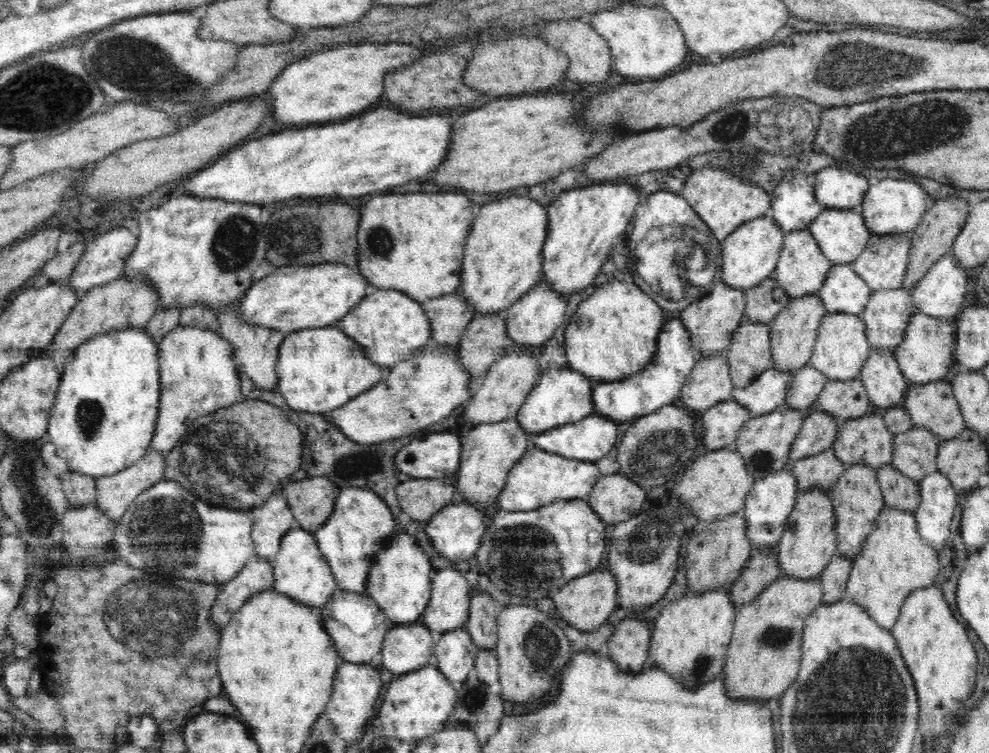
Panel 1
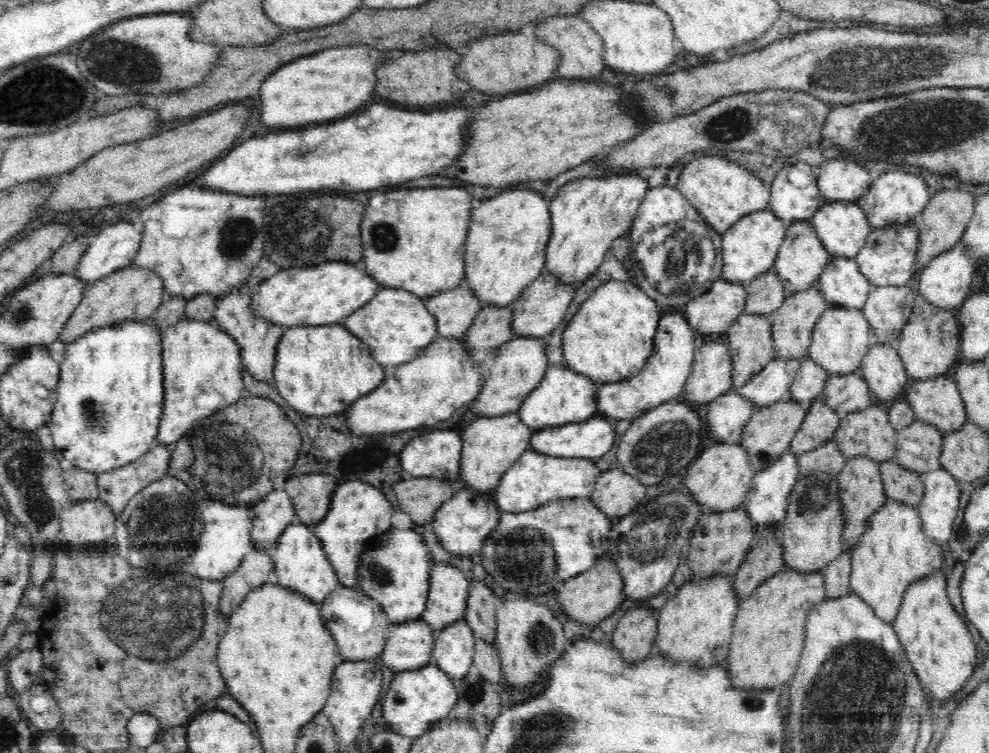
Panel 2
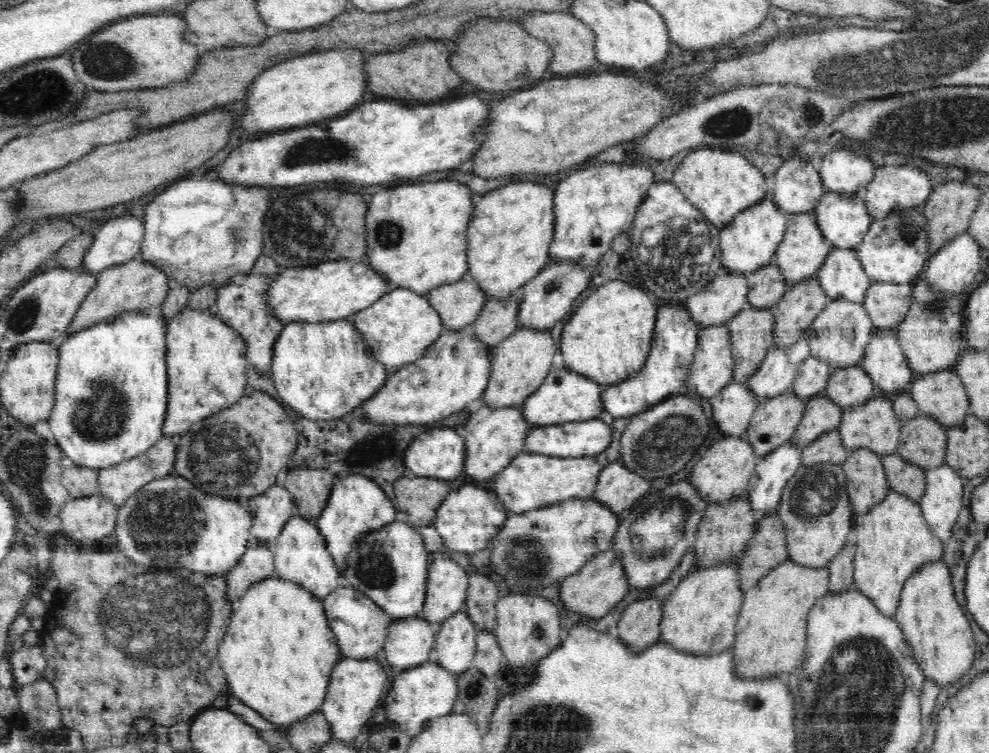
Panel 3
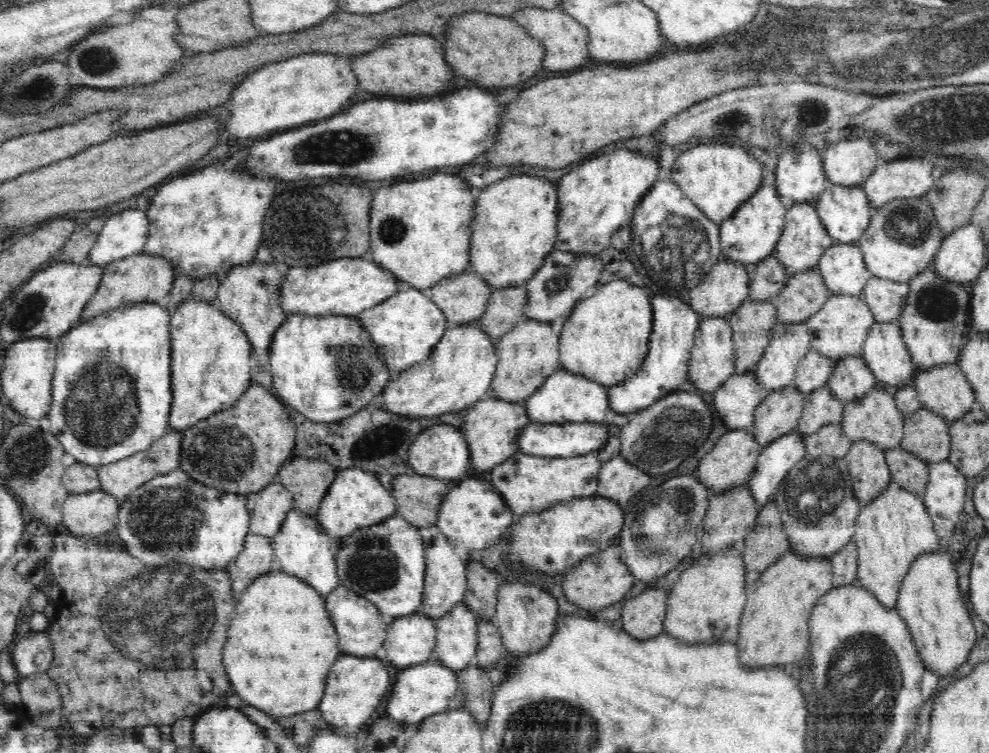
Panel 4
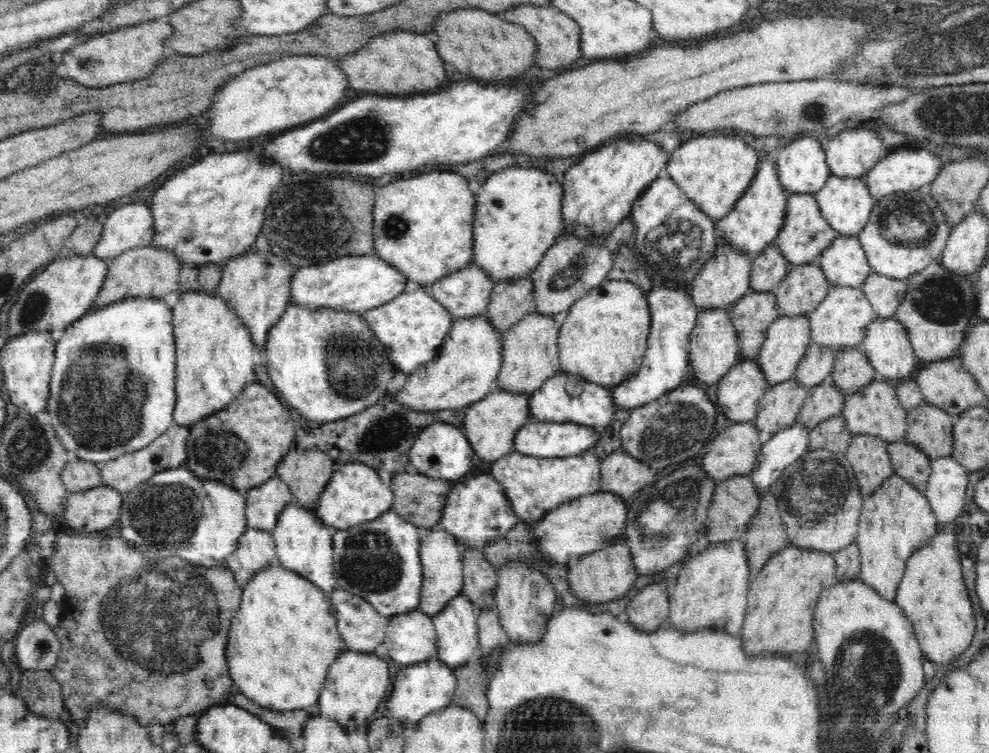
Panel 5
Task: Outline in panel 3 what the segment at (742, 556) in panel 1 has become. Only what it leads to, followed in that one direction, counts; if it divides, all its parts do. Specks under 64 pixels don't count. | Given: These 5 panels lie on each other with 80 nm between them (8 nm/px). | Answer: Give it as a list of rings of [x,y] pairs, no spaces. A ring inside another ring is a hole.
[[[746,496],[724,503],[707,503],[706,512],[696,530],[693,544],[697,566],[711,567],[720,563],[738,562],[746,543],[755,533],[758,516]]]

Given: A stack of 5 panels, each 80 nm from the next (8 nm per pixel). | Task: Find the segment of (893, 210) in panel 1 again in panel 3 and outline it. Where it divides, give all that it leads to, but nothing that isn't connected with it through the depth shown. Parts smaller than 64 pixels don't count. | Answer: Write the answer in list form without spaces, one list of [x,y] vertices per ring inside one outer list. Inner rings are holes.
[[[886,165],[875,170],[875,175],[863,188],[861,195],[867,212],[874,220],[885,217],[892,209],[923,206],[932,188],[931,180],[924,170],[912,166]]]

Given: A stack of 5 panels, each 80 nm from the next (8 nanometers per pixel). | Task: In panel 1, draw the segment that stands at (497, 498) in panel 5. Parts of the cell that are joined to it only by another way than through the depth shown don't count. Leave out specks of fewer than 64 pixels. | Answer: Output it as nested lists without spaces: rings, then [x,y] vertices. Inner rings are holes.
[[[455,501],[431,516],[425,532],[437,552],[458,566],[456,560],[468,560],[478,552],[484,532],[486,532],[486,528],[489,528],[491,514],[492,512],[486,512],[480,507],[476,508],[462,501]]]

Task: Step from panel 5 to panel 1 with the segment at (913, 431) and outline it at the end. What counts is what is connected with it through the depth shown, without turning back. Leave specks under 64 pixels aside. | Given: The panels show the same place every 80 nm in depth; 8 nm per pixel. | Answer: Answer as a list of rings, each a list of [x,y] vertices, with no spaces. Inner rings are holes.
[[[912,428],[895,434],[891,465],[903,475],[919,481],[938,471],[936,458],[940,440],[926,428]]]

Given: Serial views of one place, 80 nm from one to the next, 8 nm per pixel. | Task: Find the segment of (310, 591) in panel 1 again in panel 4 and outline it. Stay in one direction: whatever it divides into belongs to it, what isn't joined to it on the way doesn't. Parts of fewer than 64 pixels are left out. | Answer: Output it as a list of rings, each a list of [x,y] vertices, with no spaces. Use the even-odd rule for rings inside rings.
[[[296,508],[286,515],[280,530],[271,538],[276,560],[282,571],[294,575],[310,586],[322,596],[330,594],[338,587],[337,566],[335,563],[334,541],[326,534],[324,527],[310,515],[306,515]]]

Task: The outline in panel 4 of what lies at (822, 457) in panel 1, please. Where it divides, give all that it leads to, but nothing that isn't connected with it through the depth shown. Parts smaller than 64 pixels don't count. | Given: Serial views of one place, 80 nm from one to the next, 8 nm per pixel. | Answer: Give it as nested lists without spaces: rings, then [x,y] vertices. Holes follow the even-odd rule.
[[[826,424],[817,432],[809,434],[804,439],[806,457],[828,456],[844,458],[851,447],[850,439],[844,435],[842,426],[838,424]]]

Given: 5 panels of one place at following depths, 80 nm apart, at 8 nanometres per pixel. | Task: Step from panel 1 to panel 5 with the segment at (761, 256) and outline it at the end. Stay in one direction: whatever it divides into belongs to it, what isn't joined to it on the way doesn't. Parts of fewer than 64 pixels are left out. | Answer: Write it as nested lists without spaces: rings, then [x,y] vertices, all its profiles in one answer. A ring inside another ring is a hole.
[[[761,154],[758,170],[746,192],[742,193],[734,208],[731,208],[724,218],[715,221],[717,236],[750,257],[759,255],[759,252],[762,252],[770,243],[774,243],[778,236],[786,218],[789,195],[780,183],[776,163],[771,156]]]

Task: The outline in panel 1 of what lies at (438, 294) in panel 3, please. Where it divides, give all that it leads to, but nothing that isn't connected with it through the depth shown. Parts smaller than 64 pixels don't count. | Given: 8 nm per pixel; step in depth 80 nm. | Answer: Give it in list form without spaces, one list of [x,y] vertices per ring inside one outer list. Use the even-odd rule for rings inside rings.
[[[459,291],[435,299],[426,299],[421,305],[430,320],[430,336],[438,345],[457,344],[476,315],[474,307]]]

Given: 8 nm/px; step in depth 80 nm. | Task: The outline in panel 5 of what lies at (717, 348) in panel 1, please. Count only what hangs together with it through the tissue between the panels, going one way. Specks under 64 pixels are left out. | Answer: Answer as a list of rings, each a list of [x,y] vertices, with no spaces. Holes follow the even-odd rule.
[[[717,238],[713,255],[704,263],[691,282],[690,297],[700,309],[729,308],[750,292],[751,257]]]

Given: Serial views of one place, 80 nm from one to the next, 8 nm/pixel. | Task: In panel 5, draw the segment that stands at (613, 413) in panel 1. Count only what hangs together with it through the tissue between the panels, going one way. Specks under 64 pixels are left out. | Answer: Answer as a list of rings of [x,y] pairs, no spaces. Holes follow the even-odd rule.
[[[654,286],[648,292],[648,308],[651,325],[648,336],[648,350],[638,372],[612,388],[613,401],[617,408],[633,409],[660,399],[666,393],[682,386],[690,378],[689,342],[690,333],[696,324],[700,308],[684,290]]]

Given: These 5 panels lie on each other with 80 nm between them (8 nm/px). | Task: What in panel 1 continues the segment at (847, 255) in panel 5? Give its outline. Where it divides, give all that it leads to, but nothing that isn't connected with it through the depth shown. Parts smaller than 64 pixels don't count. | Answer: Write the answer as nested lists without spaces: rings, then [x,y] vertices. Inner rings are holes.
[[[852,263],[833,264],[830,272],[826,275],[822,286],[817,290],[816,294],[824,303],[826,312],[828,313],[850,313],[859,315],[869,301],[870,295],[873,293],[862,277],[854,271]]]

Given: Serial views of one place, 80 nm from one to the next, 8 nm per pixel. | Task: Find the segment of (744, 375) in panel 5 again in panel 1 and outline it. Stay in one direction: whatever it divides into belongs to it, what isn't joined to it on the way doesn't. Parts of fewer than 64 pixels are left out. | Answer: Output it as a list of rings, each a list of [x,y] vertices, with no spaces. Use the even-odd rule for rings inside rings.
[[[734,399],[723,400],[703,412],[703,443],[706,452],[734,446],[743,425],[752,414]]]

